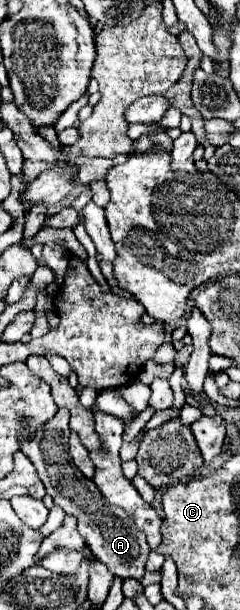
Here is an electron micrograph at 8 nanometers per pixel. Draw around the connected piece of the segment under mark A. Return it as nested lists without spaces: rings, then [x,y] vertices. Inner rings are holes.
[[[58,409],[52,421],[48,421],[42,429],[38,429],[32,441],[22,441],[22,453],[30,457],[36,465],[36,471],[46,487],[46,493],[54,497],[54,503],[64,509],[66,515],[74,515],[78,519],[78,529],[86,539],[86,545],[92,553],[120,579],[142,579],[146,569],[144,563],[148,559],[150,547],[144,541],[144,535],[132,525],[130,517],[120,507],[108,505],[96,485],[86,479],[80,469],[72,463],[72,455],[68,451],[68,437],[70,437],[70,413],[68,409]]]

